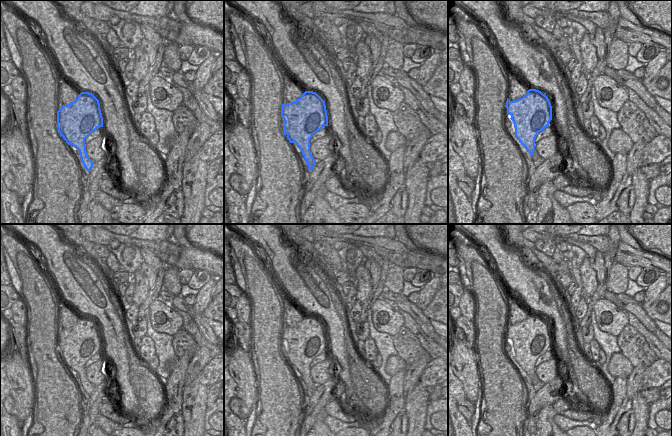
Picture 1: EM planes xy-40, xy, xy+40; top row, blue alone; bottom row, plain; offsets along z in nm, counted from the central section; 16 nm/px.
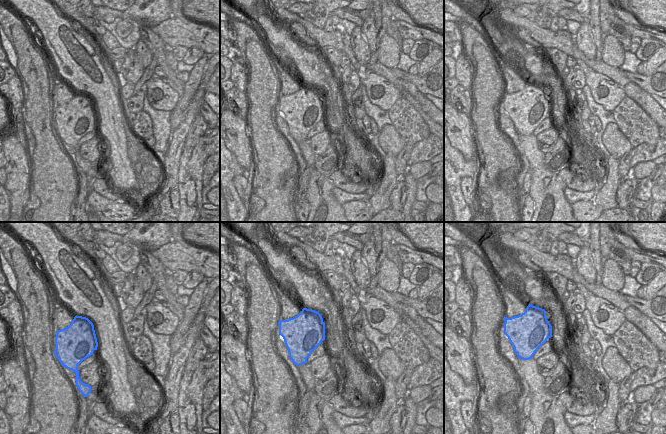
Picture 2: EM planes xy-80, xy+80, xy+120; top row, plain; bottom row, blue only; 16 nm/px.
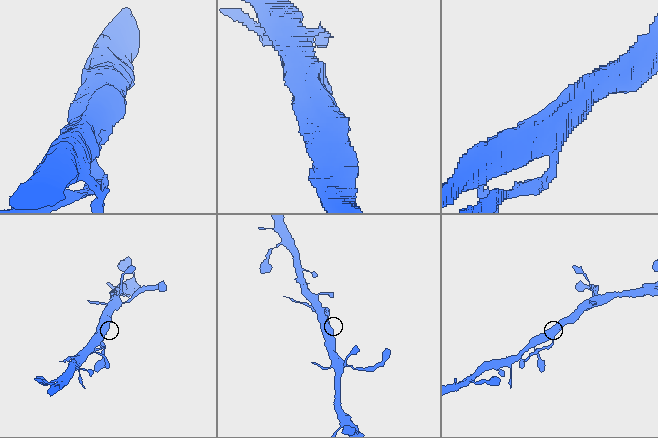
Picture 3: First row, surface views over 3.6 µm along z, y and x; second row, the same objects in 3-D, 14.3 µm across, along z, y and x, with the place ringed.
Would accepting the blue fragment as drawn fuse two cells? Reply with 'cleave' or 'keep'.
cleave

